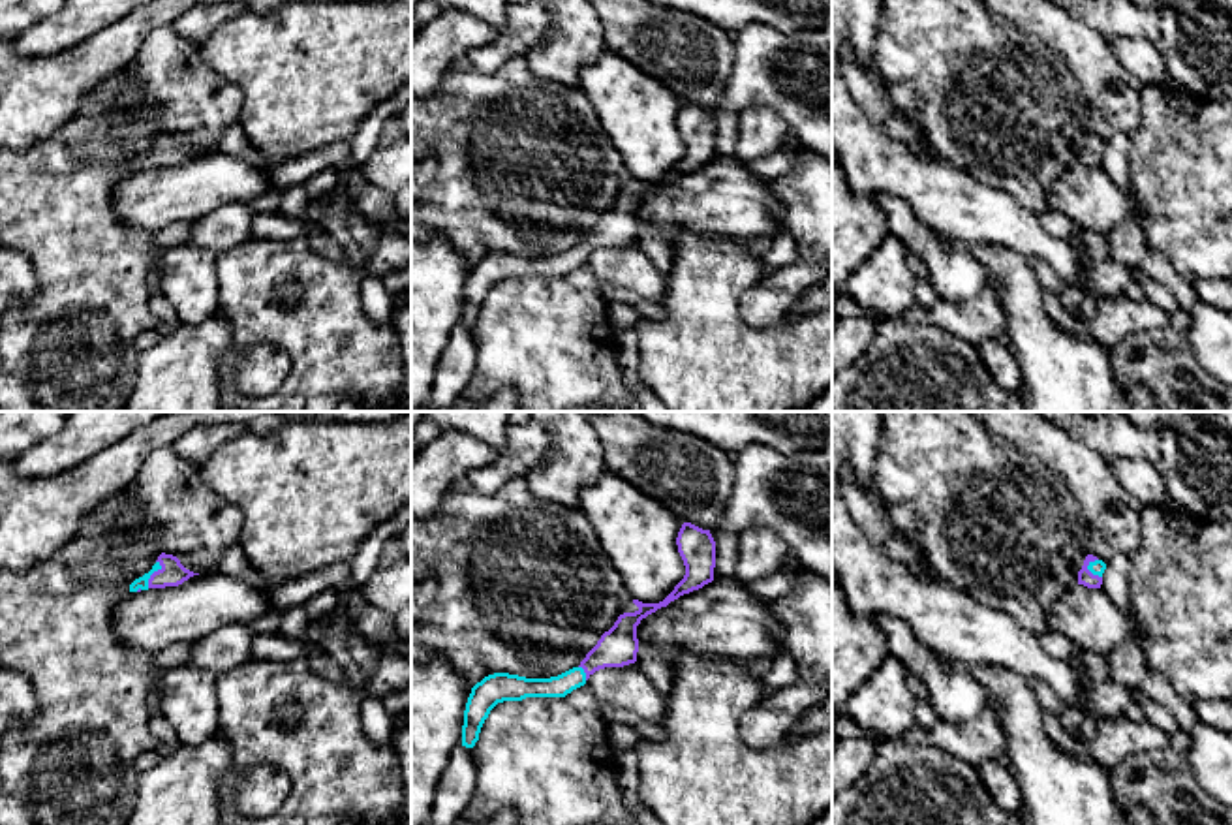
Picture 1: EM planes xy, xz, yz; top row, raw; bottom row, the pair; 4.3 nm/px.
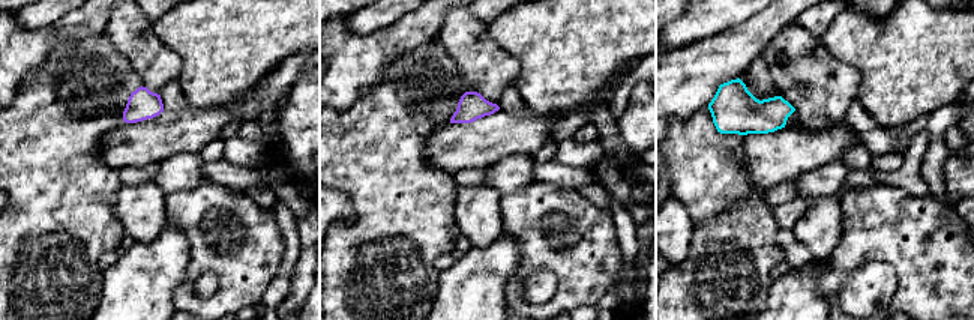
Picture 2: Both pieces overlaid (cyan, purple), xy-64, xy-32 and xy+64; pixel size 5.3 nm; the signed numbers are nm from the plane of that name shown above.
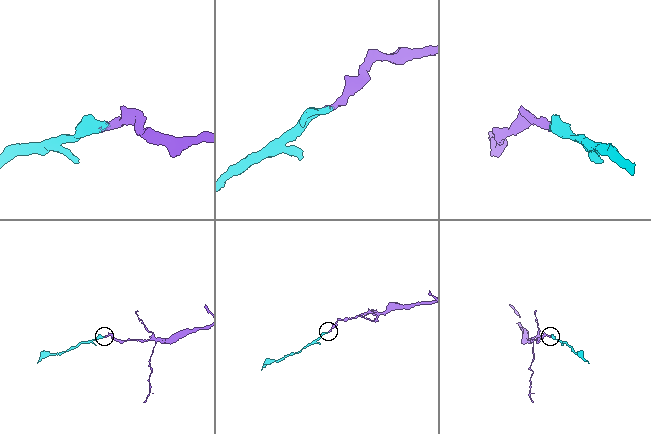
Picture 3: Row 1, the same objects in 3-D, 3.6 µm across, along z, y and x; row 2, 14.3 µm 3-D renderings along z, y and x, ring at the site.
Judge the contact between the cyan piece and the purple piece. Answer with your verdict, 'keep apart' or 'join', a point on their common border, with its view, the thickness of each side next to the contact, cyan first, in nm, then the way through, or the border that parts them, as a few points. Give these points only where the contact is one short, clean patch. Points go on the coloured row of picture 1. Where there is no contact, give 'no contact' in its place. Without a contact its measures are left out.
join | xy (153, 572) | 50/110 nm | across xy (141, 583), (153, 572), (171, 574)

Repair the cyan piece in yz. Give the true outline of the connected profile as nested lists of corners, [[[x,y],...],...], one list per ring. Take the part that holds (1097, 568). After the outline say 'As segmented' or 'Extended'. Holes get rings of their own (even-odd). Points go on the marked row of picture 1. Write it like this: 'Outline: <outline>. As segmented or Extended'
Outline: [[[1087,554],[1082,569],[1078,571],[1078,584],[1084,584],[1087,588],[1101,588],[1104,569],[1106,564],[1102,560],[1093,554]]]. Extended

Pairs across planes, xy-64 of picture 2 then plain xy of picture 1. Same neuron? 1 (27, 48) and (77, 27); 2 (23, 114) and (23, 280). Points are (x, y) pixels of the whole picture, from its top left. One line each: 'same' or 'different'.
1: different
2: different

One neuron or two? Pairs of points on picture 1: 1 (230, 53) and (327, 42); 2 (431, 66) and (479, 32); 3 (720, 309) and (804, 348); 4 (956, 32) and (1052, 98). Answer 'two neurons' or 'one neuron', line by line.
1: one neuron
2: one neuron
3: one neuron
4: one neuron

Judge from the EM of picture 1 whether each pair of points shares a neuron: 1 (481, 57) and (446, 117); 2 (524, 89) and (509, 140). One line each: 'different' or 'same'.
1: different
2: same

